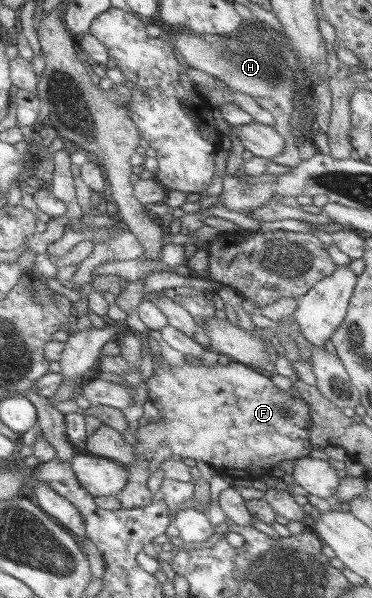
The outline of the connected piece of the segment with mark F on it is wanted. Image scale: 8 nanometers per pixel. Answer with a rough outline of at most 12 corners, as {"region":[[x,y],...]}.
{"region":[[152,355],[122,510],[157,498],[156,451],[234,482],[311,454],[310,408],[232,361]]}

